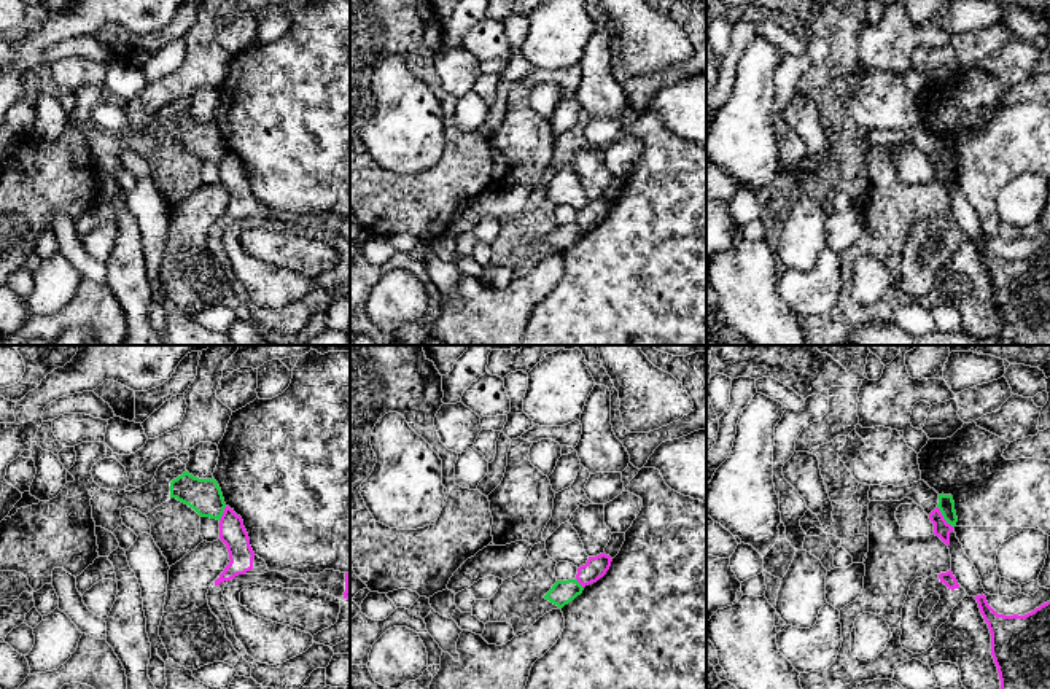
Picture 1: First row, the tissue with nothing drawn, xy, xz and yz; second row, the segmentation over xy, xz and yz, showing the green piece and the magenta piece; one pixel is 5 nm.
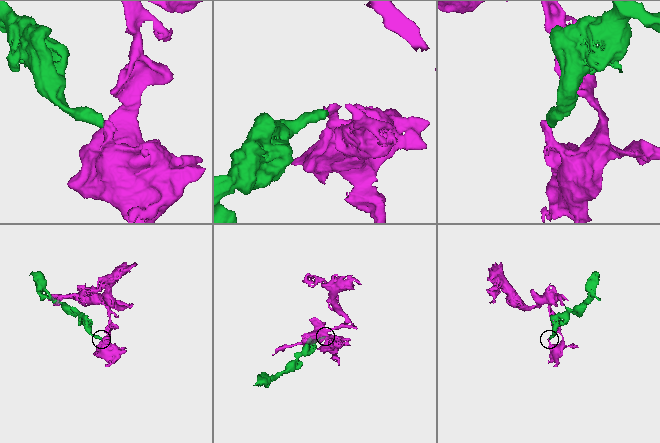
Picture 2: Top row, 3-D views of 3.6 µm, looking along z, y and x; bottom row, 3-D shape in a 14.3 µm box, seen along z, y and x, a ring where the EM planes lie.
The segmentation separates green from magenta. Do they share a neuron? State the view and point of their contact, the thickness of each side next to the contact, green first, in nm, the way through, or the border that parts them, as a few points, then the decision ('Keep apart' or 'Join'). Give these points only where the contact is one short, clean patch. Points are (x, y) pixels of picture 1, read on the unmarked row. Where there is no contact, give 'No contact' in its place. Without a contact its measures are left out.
Touches green at yz (944, 161). Thickness 80 nm (green) against 80 nm. Boundary: yz (937, 150), (953, 171). Keep apart

